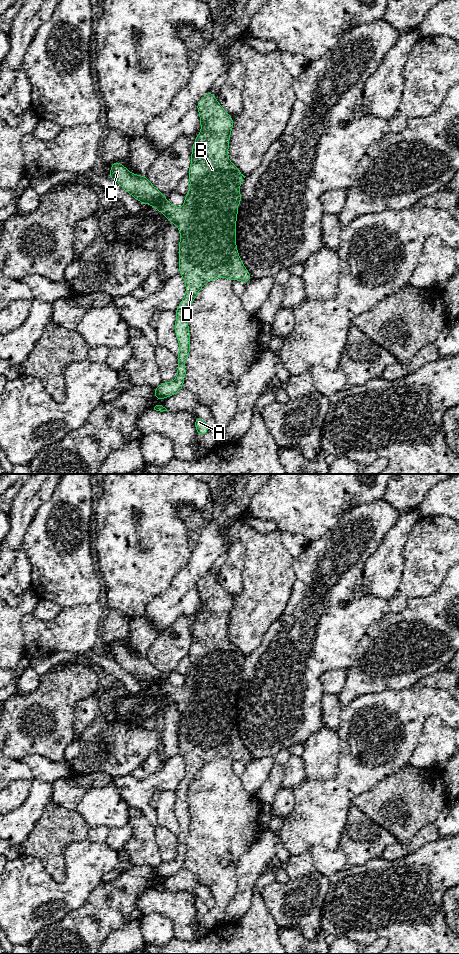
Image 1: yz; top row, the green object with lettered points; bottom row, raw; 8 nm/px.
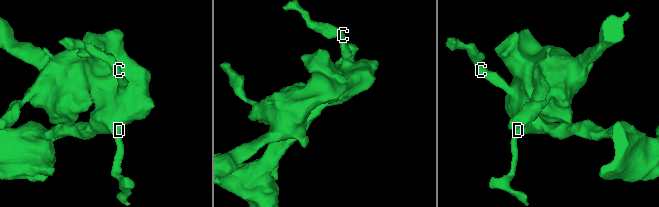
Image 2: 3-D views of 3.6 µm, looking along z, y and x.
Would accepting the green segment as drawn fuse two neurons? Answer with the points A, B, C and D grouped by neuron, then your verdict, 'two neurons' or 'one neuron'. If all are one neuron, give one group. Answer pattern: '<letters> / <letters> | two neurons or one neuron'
A B C D | one neuron

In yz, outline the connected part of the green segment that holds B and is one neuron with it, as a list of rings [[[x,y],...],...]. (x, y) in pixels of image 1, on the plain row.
[[[209,571],[198,583],[202,610],[196,617],[192,629],[192,642],[188,657],[190,668],[181,688],[171,685],[167,678],[156,669],[147,656],[132,654],[120,642],[111,646],[109,657],[114,659],[126,672],[142,684],[150,684],[159,690],[180,712],[179,753],[185,760],[186,774],[176,790],[175,813],[180,825],[177,835],[178,851],[173,862],[163,862],[155,868],[156,879],[164,879],[182,869],[186,855],[185,841],[190,832],[190,814],[187,791],[200,769],[215,758],[229,758],[247,763],[252,757],[242,743],[236,728],[237,686],[241,684],[241,657],[244,656],[228,638],[230,613],[233,609],[232,597],[222,588]]]

